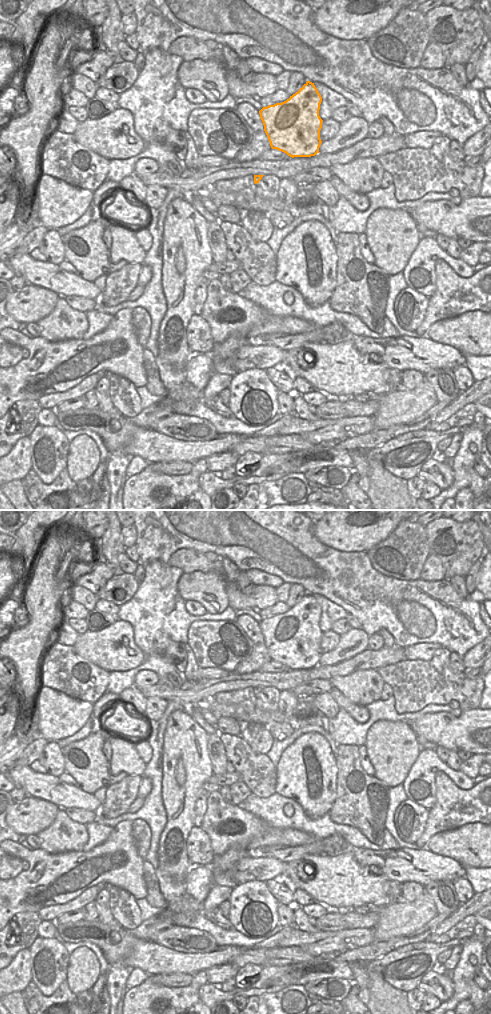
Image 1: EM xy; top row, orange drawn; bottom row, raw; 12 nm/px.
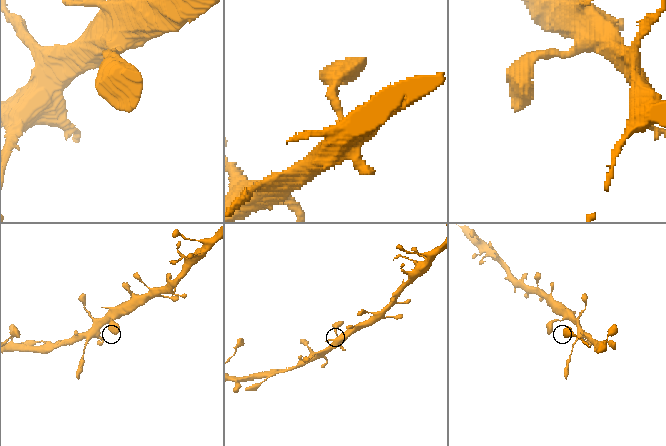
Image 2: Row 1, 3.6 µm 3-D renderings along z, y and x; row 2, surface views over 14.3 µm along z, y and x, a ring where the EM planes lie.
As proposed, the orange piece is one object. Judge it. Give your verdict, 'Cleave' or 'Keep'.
Keep.

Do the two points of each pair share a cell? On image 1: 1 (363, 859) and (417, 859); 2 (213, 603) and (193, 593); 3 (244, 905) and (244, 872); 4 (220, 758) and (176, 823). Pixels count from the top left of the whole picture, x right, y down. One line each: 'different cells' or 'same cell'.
1: same cell
2: same cell
3: different cells
4: different cells

